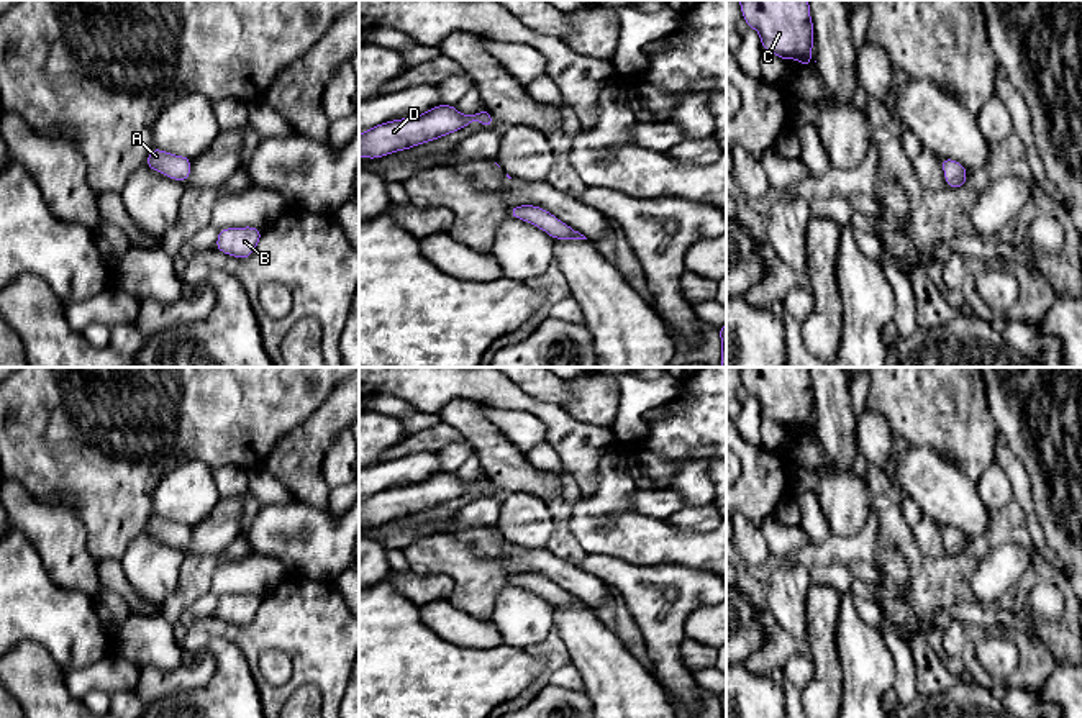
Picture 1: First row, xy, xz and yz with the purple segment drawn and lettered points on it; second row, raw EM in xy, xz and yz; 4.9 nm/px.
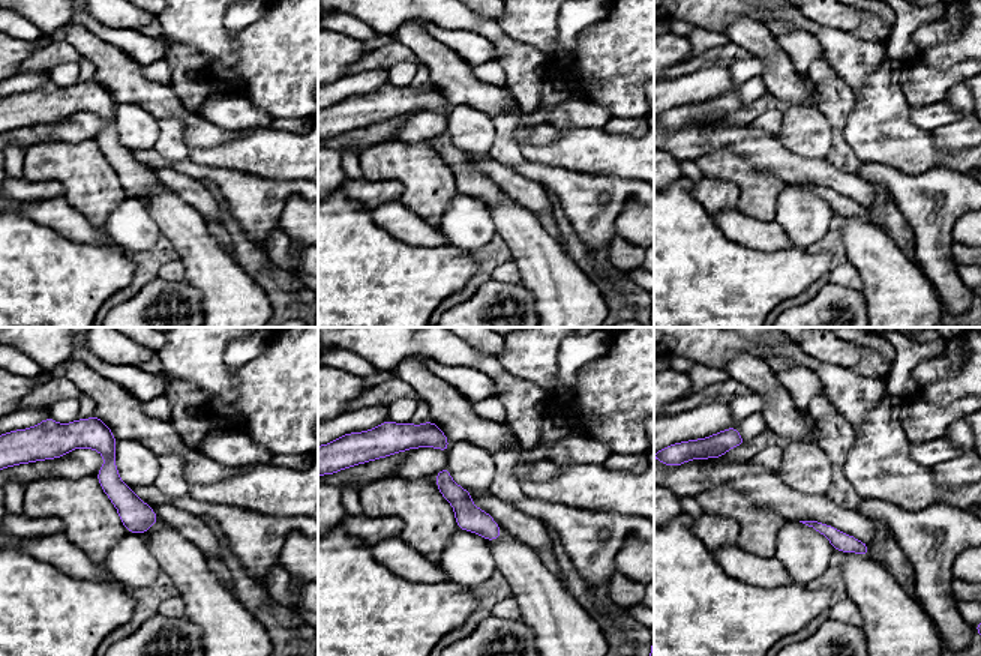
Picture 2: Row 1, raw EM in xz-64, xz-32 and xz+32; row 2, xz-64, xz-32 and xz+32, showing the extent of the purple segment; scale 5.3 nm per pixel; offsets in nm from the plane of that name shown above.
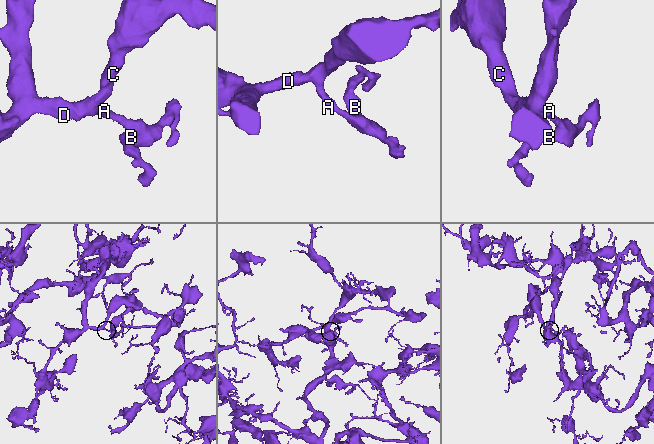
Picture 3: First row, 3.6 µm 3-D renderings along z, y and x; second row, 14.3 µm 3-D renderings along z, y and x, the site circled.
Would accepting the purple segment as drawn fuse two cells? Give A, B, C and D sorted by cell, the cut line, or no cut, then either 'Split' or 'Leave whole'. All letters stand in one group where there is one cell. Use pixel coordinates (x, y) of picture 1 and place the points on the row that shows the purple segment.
Groups: A B C D. No split. Leave whole

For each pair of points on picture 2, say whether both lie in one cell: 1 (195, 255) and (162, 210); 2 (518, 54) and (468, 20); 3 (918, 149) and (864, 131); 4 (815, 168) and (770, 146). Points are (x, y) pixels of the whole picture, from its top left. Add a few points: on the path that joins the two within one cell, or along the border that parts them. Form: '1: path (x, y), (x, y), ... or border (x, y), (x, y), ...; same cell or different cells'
1: path (195, 245), (173, 221); same cell
2: path (506, 47), (486, 27), (480, 26); same cell
3: path (905, 147), (899, 143), (876, 143); same cell
4: path (804, 168), (792, 168), (780, 156); same cell

